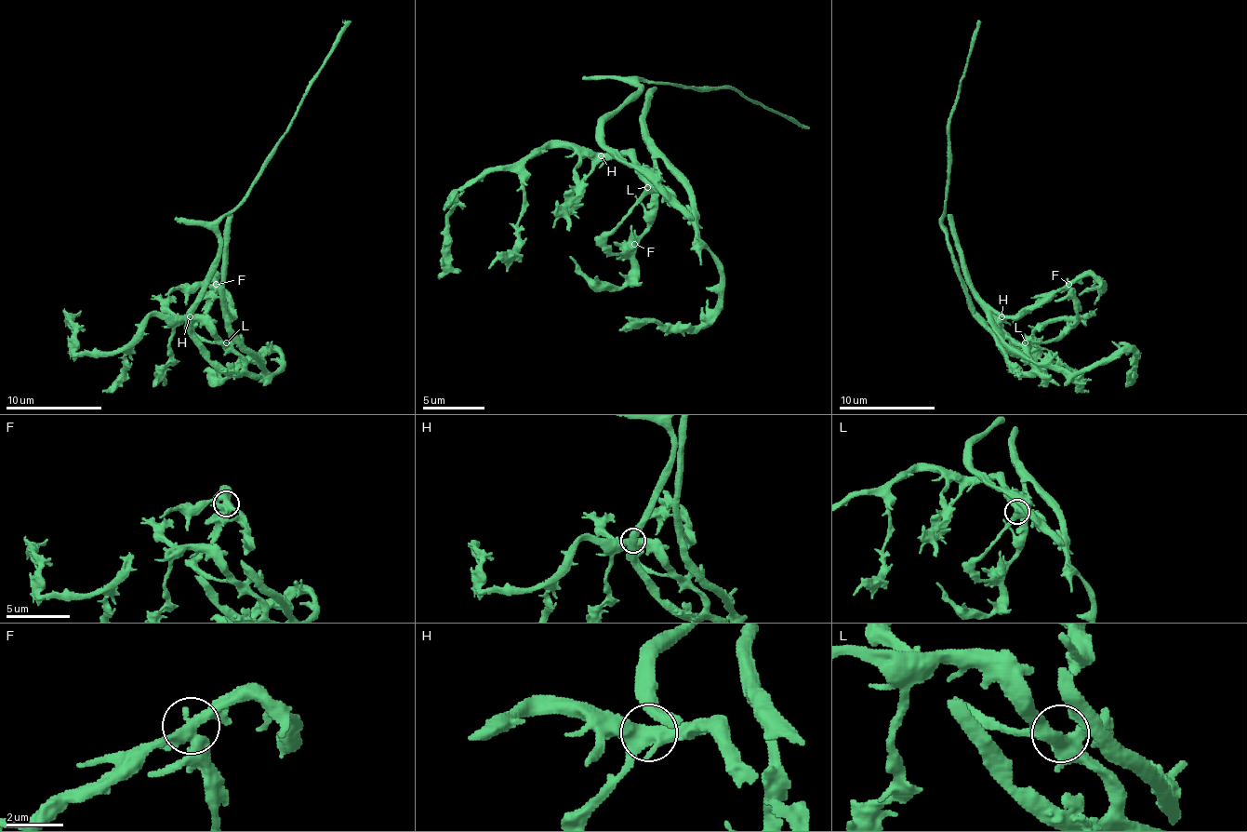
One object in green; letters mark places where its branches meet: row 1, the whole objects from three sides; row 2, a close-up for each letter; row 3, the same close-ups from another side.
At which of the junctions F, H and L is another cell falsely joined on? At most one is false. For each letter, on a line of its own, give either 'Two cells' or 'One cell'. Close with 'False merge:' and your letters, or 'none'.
F: Two cells
H: One cell
L: One cell
False merge: F

